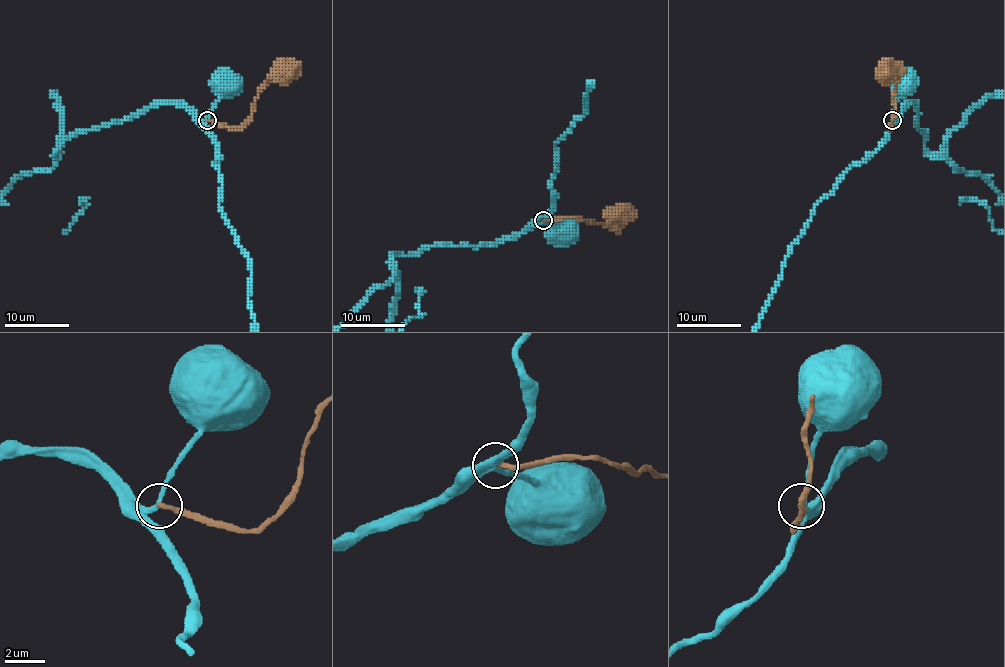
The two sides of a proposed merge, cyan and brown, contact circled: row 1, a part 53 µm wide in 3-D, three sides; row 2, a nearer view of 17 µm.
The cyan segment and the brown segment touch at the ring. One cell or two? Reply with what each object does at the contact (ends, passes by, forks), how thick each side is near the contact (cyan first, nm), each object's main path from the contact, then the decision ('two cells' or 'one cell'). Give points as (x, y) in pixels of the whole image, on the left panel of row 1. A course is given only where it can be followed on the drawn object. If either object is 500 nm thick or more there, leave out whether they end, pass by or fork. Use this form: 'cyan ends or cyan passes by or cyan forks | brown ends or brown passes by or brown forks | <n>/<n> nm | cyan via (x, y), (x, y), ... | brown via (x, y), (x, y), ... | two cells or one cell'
cyan passes by | brown ends | 240/260 nm | cyan via (207, 121), (212, 106), (236, 87), (231, 82) | brown via (207, 121), (239, 129), (250, 114), (257, 93), (273, 77), (288, 74), (299, 63) | two cells

